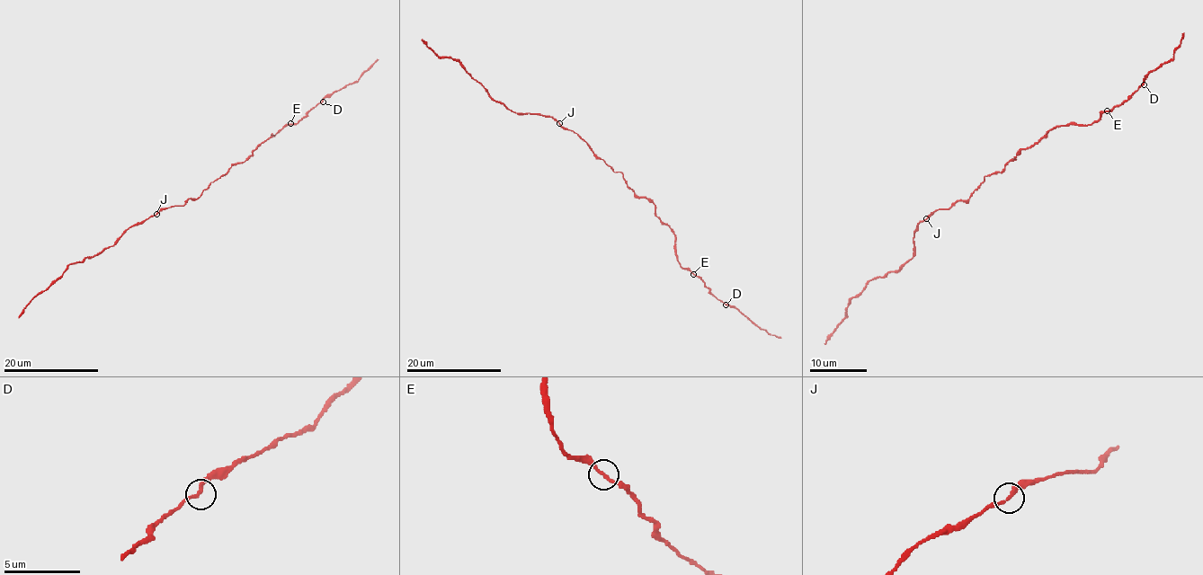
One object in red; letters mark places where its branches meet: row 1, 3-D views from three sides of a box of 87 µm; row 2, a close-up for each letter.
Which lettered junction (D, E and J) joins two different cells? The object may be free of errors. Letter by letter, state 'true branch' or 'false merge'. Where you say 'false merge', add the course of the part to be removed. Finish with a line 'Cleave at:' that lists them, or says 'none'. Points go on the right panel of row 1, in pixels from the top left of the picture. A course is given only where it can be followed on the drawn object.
D: true branch
E: true branch
J: true branch
Cleave at: none

